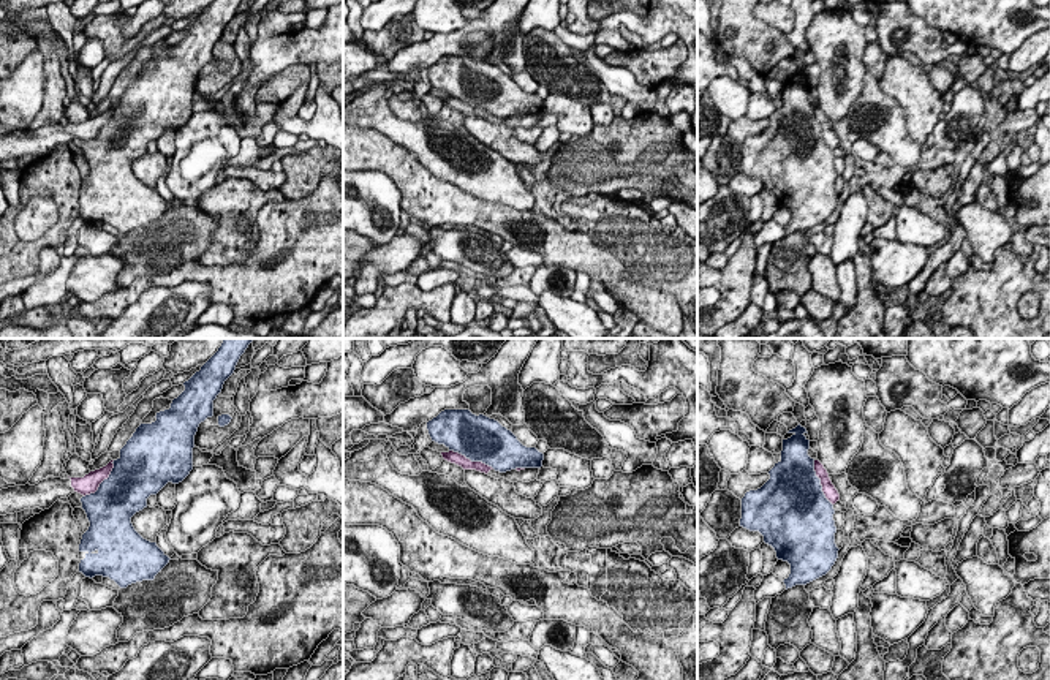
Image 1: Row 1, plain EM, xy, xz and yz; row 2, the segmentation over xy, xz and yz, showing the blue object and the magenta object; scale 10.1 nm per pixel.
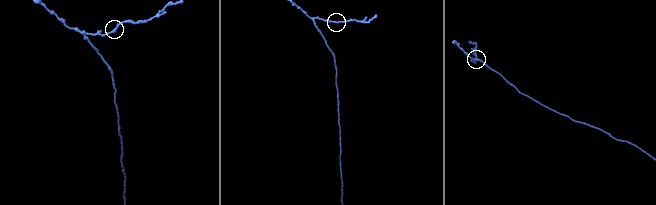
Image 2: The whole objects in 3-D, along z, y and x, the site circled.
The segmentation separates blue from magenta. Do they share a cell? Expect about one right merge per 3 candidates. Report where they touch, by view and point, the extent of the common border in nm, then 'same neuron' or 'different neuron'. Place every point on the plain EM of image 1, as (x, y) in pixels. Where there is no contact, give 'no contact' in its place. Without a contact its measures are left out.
contact xy (103, 127); length 500 nm; different neuron

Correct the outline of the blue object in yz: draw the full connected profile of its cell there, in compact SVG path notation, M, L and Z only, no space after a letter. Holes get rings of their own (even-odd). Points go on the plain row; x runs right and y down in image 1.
M799 70L788 79L792 82L783 85L781 106L769 117L770 125L742 144L740 164L740 172L759 177L764 188L775 195L776 204L791 210L791 220L783 226L786 236L825 221L840 196L835 190L835 155L822 138L821 125L814 117L814 104L808 101L810 85L805 82L808 77Z

